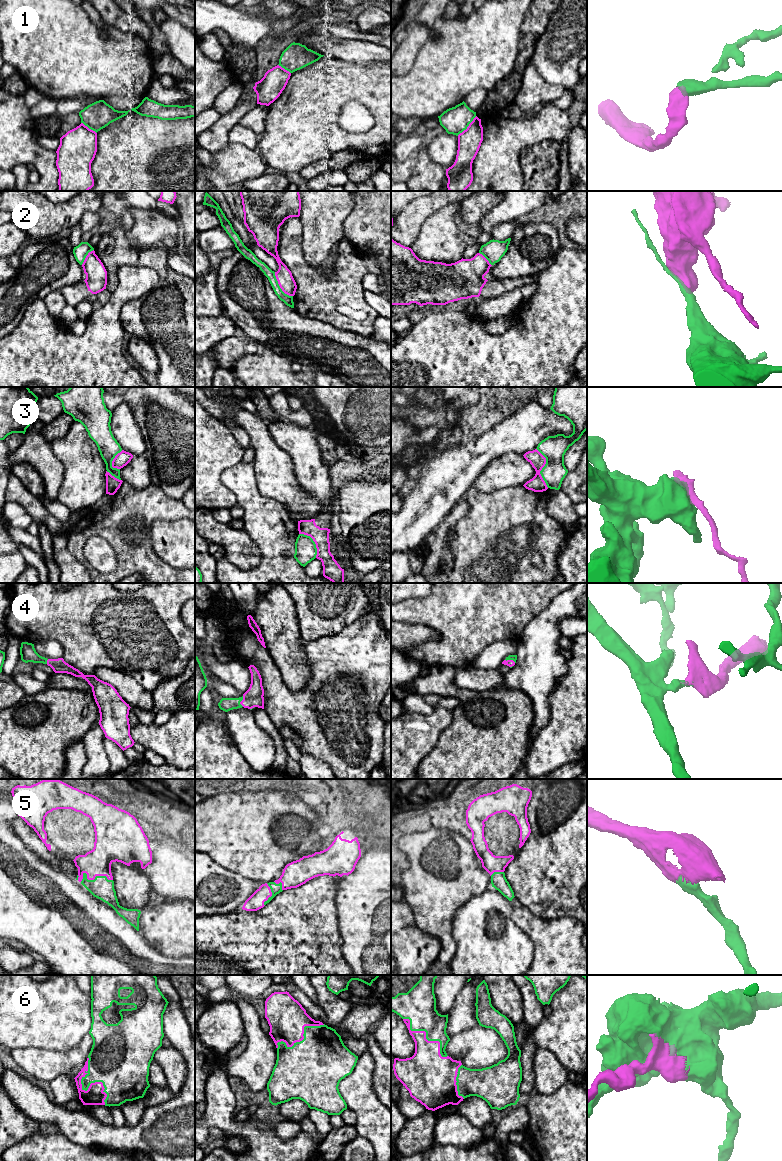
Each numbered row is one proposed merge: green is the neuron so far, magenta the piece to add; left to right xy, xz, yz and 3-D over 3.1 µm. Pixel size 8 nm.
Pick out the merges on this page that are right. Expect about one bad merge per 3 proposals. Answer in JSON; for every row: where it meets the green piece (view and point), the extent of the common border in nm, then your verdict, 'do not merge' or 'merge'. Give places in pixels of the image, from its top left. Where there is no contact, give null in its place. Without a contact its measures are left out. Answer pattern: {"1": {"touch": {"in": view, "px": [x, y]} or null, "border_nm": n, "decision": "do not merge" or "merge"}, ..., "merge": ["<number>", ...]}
{"1": {"touch": {"in": "yz", "px": [467, 126]}, "border_nm": 220, "decision": "do not merge"}, "2": {"touch": {"in": "xz", "px": [279, 286]}, "border_nm": 240, "decision": "do not merge"}, "3": {"touch": {"in": "yz", "px": [542, 468]}, "border_nm": 340, "decision": "do not merge"}, "4": {"touch": {"in": "xz", "px": [241, 700]}, "border_nm": 90, "decision": "merge"}, "5": {"touch": {"in": "xy", "px": [92, 880]}, "border_nm": 260, "decision": "merge"}, "6": {"touch": {"in": "xy", "px": [87, 1088]}, "border_nm": 400, "decision": "merge"}, "merge": ["4", "5", "6"]}

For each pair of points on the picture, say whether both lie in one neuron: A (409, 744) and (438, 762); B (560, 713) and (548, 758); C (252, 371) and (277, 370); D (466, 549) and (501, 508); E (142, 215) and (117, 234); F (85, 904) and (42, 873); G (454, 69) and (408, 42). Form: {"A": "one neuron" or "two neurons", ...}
{"A": "two neurons", "B": "one neuron", "C": "one neuron", "D": "one neuron", "E": "two neurons", "F": "one neuron", "G": "two neurons"}

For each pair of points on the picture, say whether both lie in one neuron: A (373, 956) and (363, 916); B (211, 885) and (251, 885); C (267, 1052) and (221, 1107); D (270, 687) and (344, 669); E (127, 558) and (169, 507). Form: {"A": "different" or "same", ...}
{"A": "same", "B": "same", "C": "different", "D": "same", "E": "same"}

